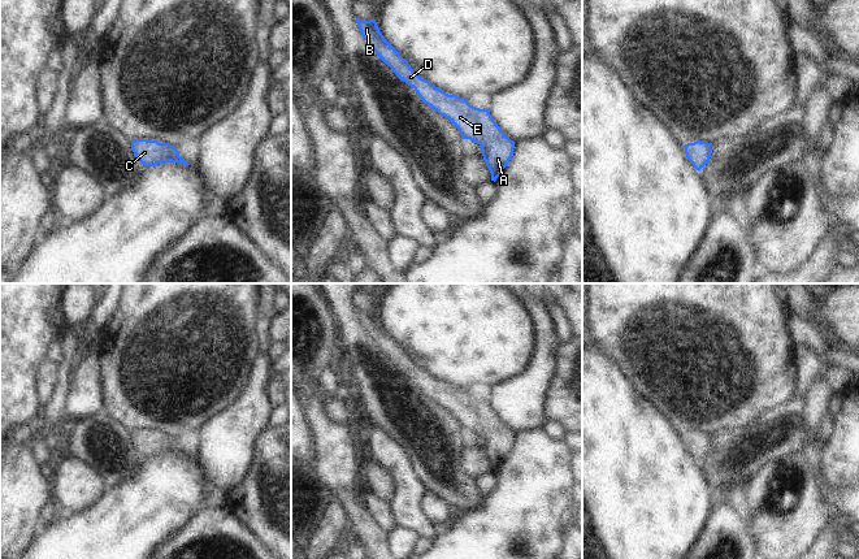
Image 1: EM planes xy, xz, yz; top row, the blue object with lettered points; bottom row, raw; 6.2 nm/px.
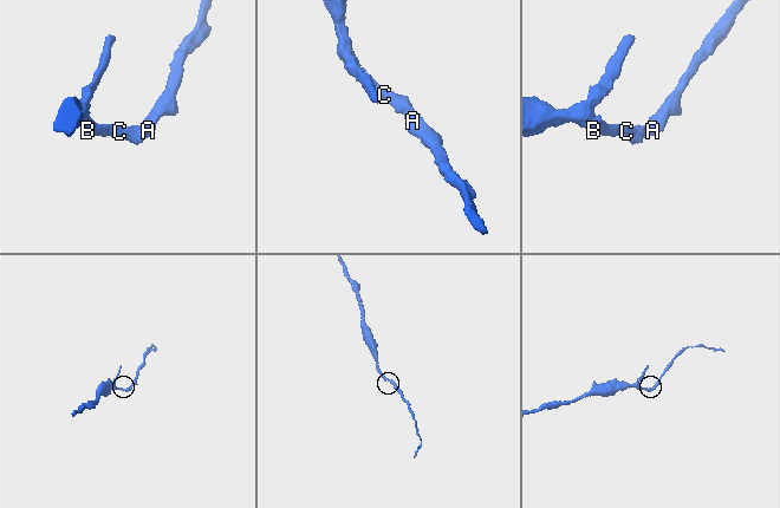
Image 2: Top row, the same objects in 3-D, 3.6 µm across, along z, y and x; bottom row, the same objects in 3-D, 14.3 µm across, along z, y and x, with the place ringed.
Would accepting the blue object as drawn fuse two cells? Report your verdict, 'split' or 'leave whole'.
leave whole

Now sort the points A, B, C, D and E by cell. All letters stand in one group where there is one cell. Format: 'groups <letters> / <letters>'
groups A B C D E

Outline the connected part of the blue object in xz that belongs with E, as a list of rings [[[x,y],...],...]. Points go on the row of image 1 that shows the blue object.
[[[356,18],[356,22],[370,48],[400,81],[411,86],[425,104],[448,118],[457,127],[463,139],[470,139],[481,146],[491,181],[495,182],[513,155],[515,142],[504,135],[489,109],[470,105],[468,98],[448,95],[416,74],[408,61],[381,34],[376,20]]]

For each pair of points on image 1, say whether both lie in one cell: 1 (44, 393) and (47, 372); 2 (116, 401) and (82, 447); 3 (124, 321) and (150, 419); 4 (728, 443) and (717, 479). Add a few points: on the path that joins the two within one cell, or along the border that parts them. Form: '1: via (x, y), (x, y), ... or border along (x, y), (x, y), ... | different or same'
1: via (44, 388), (46, 377) | same
2: border along (104, 411), (130, 432) | different
3: via (142, 346), (142, 394) | same
4: via (728, 453), (728, 462), (720, 469) | same

